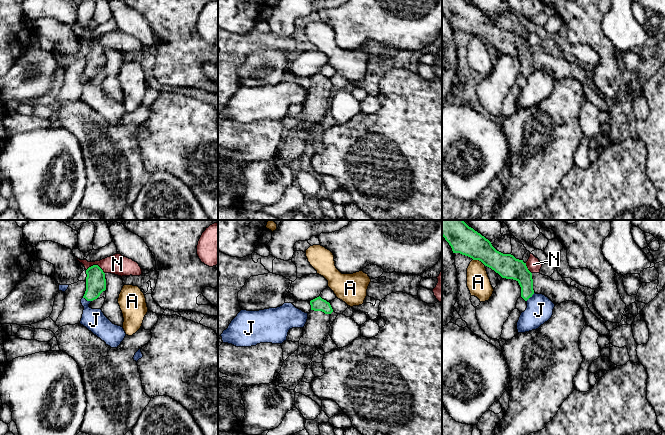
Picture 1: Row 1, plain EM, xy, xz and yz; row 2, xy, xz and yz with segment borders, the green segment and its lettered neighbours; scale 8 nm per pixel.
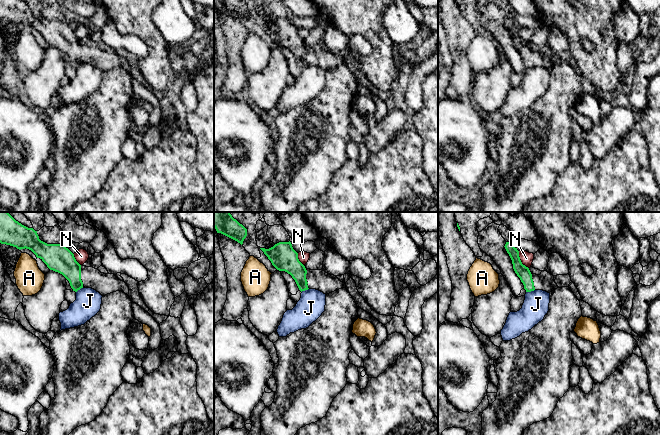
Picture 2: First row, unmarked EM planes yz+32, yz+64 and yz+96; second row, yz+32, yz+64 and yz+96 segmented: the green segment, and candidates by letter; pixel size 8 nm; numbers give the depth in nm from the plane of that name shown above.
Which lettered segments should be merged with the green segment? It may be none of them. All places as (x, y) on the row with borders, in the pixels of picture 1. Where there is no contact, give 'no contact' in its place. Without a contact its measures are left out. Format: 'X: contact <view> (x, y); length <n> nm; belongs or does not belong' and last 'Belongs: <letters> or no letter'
A: contact yz (479, 260); length 120 nm; does not belong
J: contact yz (530, 296); length 100 nm; does not belong
N: contact xy (96, 265); length 160 nm; does not belong
Belongs: no letter

